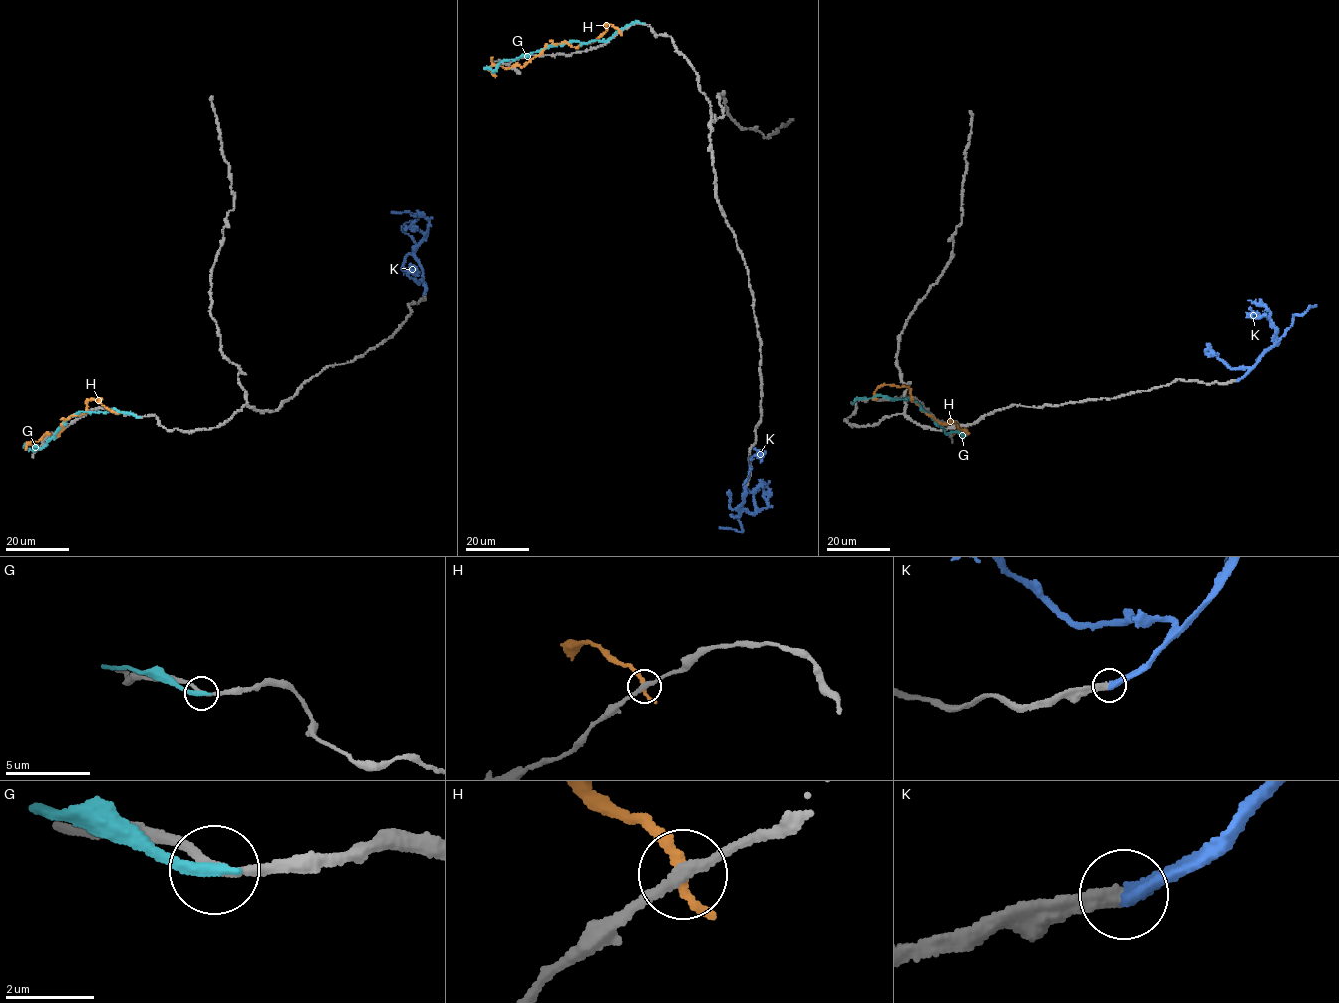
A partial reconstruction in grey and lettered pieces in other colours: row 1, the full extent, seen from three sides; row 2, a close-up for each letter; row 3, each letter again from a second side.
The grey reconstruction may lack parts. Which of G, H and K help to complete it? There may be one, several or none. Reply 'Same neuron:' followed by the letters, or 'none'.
Same neuron: K

